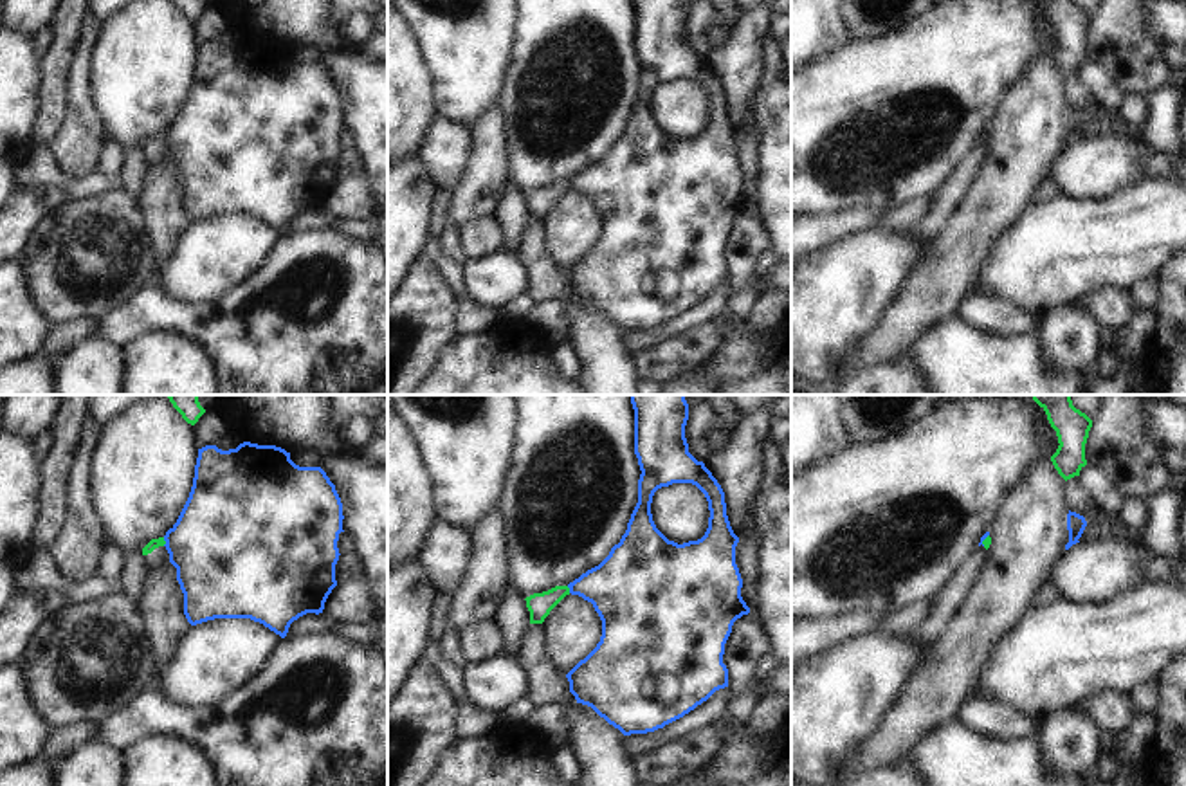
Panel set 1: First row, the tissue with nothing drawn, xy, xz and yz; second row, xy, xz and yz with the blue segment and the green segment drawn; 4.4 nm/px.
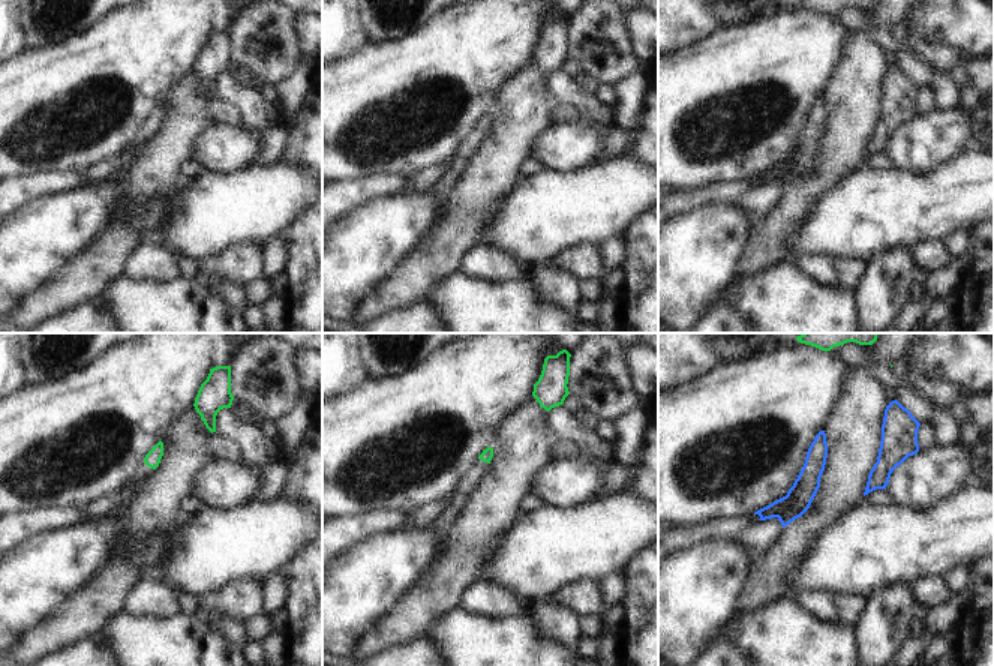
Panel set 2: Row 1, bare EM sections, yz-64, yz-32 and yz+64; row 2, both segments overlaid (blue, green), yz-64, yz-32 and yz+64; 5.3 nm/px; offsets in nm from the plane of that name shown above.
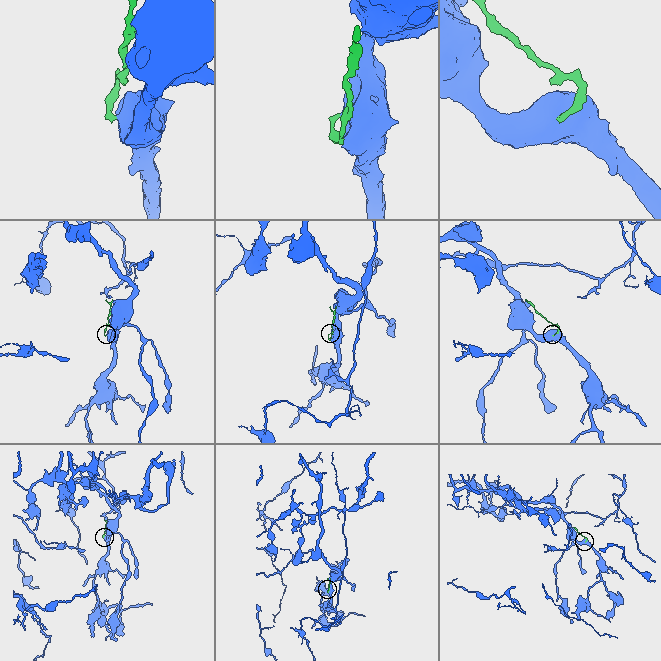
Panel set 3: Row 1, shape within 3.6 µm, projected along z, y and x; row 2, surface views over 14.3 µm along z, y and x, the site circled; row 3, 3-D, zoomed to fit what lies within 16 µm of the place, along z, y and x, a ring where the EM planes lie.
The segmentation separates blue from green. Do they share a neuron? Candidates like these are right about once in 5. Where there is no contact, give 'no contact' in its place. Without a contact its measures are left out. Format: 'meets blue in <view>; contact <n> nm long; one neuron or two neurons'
meets blue in xy; contact 40 nm long; two neurons

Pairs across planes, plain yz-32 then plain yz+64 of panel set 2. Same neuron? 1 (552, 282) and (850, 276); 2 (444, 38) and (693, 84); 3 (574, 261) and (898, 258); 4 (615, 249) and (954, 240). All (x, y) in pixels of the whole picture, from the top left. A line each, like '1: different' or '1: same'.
1: different
2: same
3: different
4: same

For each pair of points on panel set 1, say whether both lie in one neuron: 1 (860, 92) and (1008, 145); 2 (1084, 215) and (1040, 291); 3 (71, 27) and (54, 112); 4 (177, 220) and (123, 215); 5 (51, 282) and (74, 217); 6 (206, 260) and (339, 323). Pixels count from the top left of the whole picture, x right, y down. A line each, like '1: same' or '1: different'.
1: different
2: same
3: same
4: different
5: same
6: different

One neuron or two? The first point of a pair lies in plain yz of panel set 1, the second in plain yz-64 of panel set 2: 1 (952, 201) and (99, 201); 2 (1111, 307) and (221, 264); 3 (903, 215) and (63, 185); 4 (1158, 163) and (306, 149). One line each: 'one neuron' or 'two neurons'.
1: two neurons
2: one neuron
3: two neurons
4: two neurons

